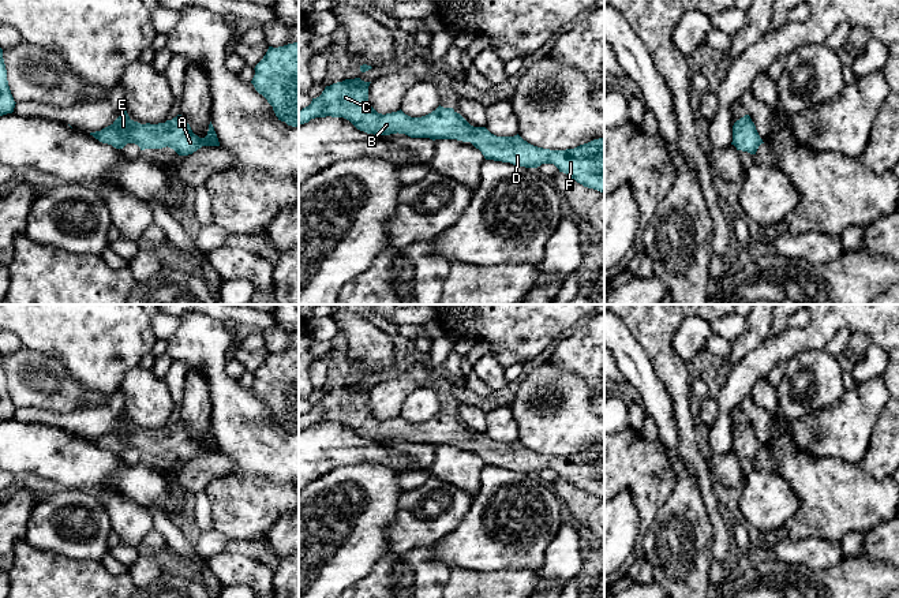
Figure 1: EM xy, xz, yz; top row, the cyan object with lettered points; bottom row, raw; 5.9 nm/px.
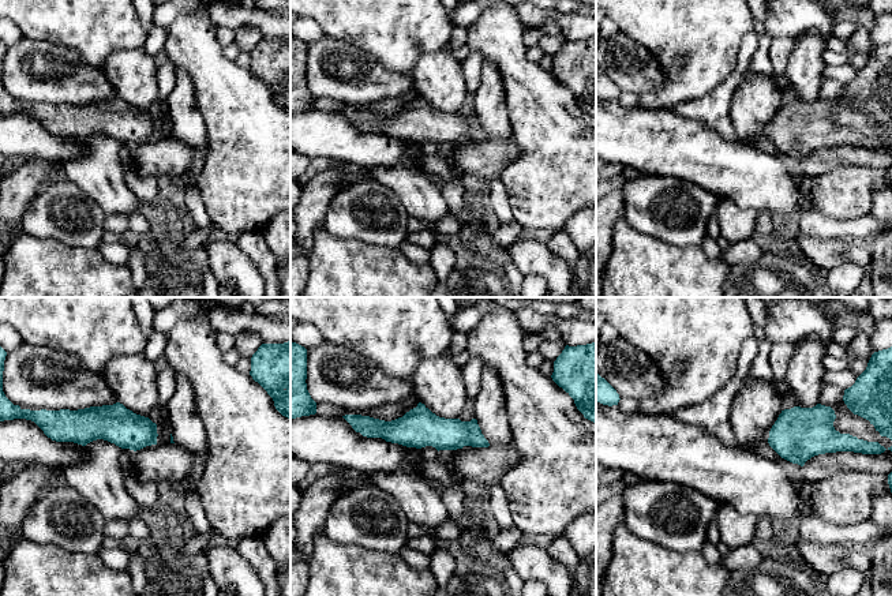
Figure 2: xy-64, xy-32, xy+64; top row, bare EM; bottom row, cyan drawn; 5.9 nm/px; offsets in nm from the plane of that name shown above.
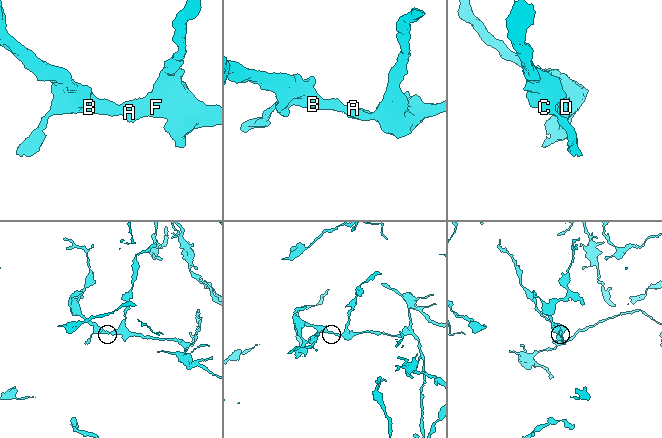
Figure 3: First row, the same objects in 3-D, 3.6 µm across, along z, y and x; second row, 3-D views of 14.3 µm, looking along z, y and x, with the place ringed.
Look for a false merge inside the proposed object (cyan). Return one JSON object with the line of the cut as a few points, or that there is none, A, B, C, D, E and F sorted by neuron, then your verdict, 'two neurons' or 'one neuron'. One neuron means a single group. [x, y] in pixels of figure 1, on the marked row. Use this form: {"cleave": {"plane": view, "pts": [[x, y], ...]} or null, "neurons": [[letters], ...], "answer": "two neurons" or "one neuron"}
{"cleave": null, "neurons": [["A", "B", "C", "D", "E", "F"]], "answer": "one neuron"}

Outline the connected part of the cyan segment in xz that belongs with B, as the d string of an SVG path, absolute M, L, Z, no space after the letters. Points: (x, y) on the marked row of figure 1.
M360 78L326 86L322 94L299 111L299 126L315 117L344 117L357 130L374 135L405 134L411 138L457 139L471 142L486 160L510 162L516 167L537 168L554 164L584 187L604 194L604 138L574 149L550 150L533 146L518 134L497 137L486 127L471 126L453 108L438 106L422 117L411 117L401 109L378 113L368 101L368 86Z

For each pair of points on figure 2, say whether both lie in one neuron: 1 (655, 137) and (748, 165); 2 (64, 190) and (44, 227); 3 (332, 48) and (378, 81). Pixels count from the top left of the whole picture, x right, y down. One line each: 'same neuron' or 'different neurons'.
1: same neuron
2: same neuron
3: same neuron

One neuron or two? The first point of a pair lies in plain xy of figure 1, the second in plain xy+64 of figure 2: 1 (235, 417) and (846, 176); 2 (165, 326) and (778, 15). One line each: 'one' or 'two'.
1: one
2: two

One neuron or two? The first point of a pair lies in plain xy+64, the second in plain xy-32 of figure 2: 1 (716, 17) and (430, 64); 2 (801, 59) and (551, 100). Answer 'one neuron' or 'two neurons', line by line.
1: two neurons
2: two neurons

